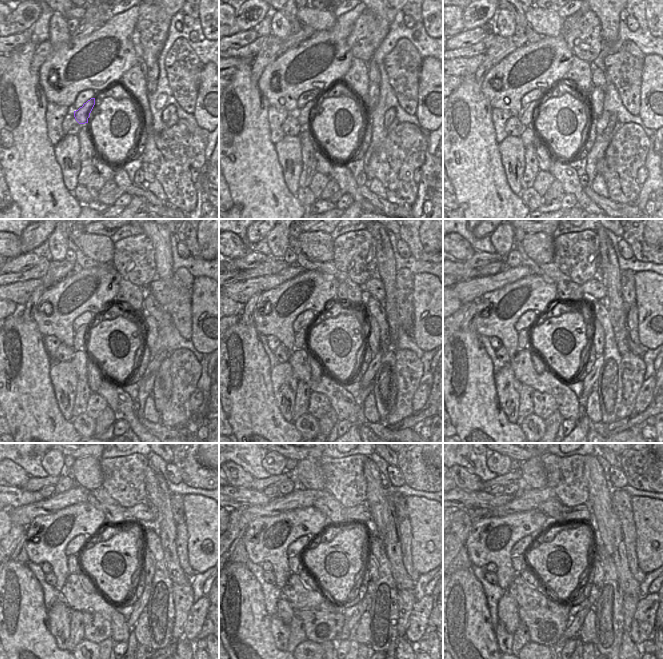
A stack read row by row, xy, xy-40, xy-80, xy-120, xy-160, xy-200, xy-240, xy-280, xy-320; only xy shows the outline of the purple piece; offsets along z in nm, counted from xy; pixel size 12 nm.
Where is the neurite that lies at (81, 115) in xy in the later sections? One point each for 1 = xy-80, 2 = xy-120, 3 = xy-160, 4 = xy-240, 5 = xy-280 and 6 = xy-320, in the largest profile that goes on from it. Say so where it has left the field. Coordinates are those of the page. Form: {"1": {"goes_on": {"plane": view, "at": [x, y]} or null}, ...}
{"1": {"goes_on": {"plane": "xy-80", "at": [527, 118]}}, "2": {"goes_on": {"plane": "xy-120", "at": [80, 335]}}, "3": {"goes_on": {"plane": "xy-160", "at": [301, 337]}}, "4": {"goes_on": {"plane": "xy-240", "at": [73, 561]}}, "5": {"goes_on": {"plane": "xy-280", "at": [295, 563]}}, "6": {"goes_on": {"plane": "xy-320", "at": [519, 564]}}}

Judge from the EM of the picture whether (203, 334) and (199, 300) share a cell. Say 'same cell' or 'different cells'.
same cell

